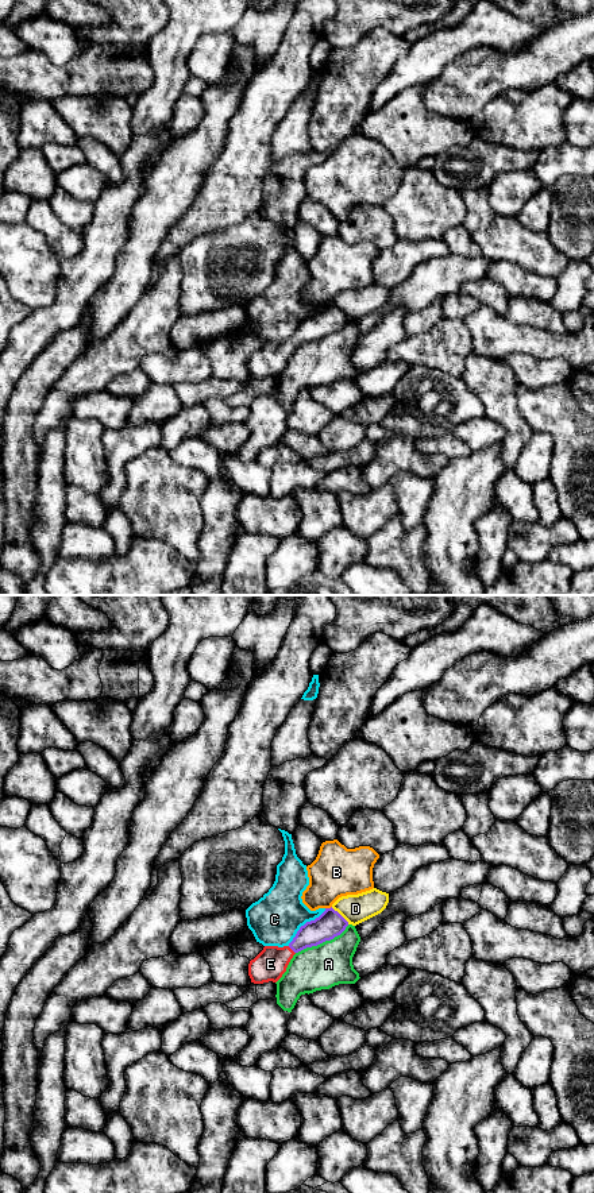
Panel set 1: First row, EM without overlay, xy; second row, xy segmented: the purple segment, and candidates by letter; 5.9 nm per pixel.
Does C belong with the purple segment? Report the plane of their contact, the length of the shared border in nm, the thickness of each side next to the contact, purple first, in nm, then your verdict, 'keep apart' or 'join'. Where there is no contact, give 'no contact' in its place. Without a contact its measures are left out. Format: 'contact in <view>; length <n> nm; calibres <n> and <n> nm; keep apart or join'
contact in xy; length 320 nm; calibres 160 and 300 nm; keep apart

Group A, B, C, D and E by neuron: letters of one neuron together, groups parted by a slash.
A / B / C / D / E

